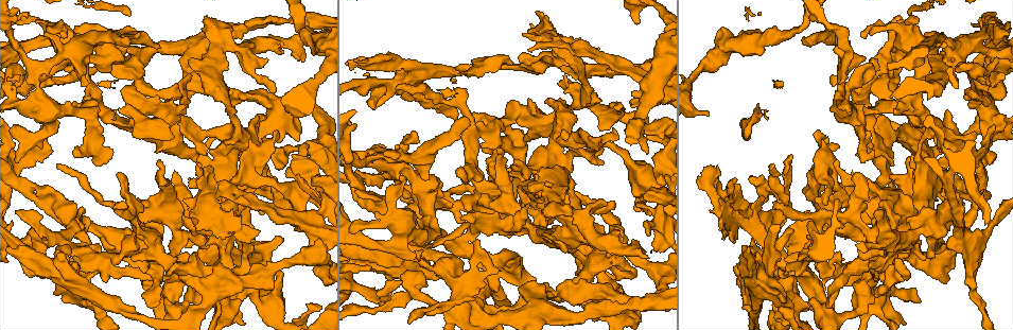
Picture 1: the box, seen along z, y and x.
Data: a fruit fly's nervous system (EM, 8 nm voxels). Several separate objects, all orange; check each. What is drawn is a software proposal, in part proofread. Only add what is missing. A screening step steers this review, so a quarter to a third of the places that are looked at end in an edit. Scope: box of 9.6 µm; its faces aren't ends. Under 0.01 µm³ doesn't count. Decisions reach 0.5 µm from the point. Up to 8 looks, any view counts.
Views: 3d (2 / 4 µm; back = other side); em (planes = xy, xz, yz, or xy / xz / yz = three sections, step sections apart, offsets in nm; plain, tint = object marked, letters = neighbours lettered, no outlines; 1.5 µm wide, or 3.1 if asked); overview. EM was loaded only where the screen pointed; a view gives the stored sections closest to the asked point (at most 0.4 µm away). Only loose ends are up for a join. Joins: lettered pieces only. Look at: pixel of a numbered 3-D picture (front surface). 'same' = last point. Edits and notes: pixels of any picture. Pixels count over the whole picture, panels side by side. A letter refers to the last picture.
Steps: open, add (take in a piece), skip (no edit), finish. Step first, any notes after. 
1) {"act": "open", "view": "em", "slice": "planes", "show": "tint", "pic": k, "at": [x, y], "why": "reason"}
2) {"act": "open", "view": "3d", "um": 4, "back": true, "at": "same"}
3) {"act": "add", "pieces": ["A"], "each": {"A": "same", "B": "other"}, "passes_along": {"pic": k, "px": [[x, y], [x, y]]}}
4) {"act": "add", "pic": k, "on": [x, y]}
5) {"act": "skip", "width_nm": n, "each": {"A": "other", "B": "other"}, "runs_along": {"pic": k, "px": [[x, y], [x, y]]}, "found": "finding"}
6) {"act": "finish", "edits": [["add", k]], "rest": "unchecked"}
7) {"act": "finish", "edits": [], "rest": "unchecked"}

{"act": "open", "view": "em", "slice": "planes", "show": "letters", "pic": 1, "at": [936, 201], "why": "branch stops here"}

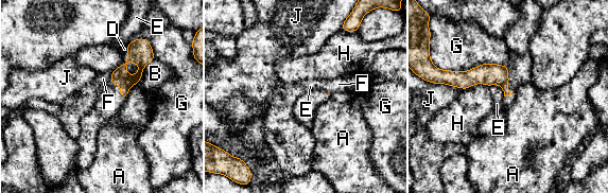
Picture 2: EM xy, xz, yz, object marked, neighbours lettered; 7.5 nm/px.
{"act": "skip", "each": {"A": "other", "B": "other", "D": "other", "E": "other", "F": "other", "G": "other", "H": "other", "J": "other"}, "found": "none of them fits"}

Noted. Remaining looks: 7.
{"act": "open", "view": "3d", "um": 4, "back": true, "pic": 1, "at": [59, 251]}

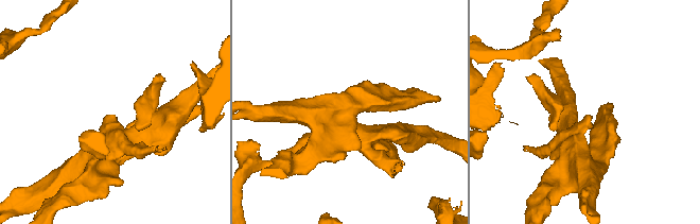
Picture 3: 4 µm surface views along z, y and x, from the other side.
{"act": "open", "view": "em", "slice": "yz", "step": 8, "show": "letters", "pic": 3, "at": [589, 117], "why": "shape alone is not enough"}

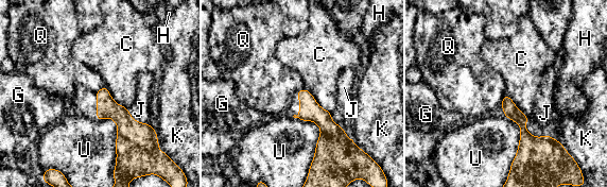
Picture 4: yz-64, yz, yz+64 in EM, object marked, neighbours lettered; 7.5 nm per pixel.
{"act": "open", "view": "em", "slice": "planes", "show": "letters", "at": "same", "why": "another direction"}

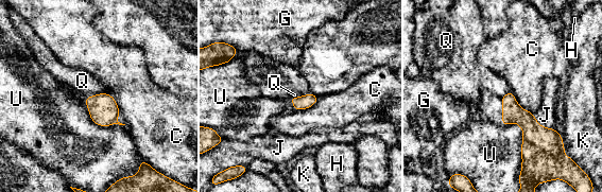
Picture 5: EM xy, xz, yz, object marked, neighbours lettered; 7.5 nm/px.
{"act": "skip", "longest_contact_nm": ["U", 400], "each": {"C": "other", "G": "other", "H": "other", "J": "other", "K": "other", "Q": "other", "U": "other"}, "border": {"pic": 5, "px": [[105, 92], [99, 92], [87, 98]]}, "found": "none of them fits"}

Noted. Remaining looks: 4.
{"act": "open", "view": "em", "slice": "planes", "show": "letters", "pic": 1, "at": [637, 23], "why": "an open end"}

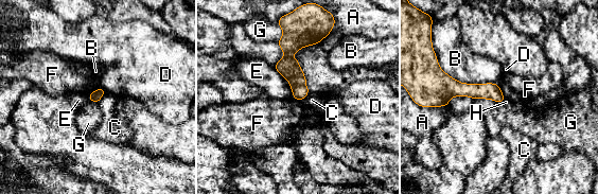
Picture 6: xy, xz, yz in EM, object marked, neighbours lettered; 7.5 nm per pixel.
{"act": "skip", "longest_contact_nm": ["B", 500], "each": {"A": "other", "B": "other", "C": "other", "D": "other", "E": "other", "F": "other", "G": "other", "H": "other"}, "found": "none of them fits"}

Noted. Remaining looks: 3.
{"act": "finish", "edits": [], "rest": "unchecked"}

